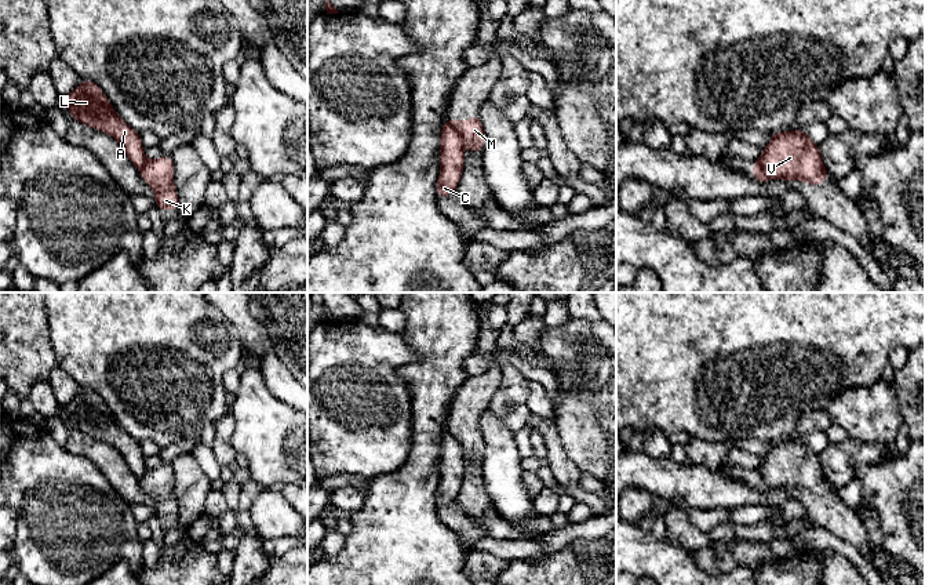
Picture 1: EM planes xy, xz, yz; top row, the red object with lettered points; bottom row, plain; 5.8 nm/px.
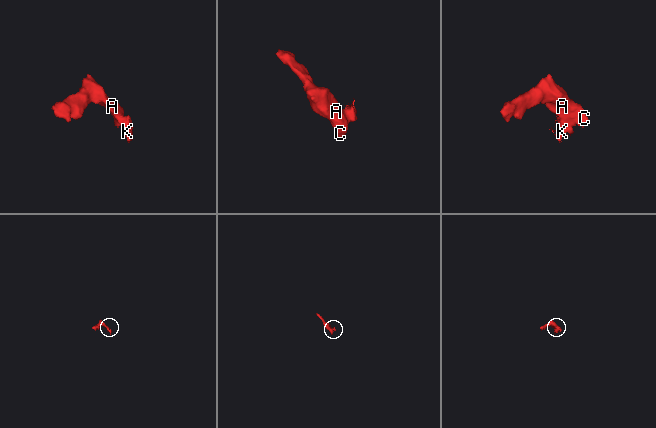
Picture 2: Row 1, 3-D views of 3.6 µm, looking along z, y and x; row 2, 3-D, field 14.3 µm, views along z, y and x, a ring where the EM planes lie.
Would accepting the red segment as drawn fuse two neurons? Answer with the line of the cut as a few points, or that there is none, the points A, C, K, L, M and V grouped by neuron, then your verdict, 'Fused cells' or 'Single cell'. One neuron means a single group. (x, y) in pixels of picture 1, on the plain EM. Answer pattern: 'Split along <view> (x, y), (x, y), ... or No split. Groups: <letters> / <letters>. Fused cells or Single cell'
Split along xz (447, 429), (463, 450). Groups: A C L V / K M. Fused cells

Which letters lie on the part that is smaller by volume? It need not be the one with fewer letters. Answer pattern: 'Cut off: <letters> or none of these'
Cut off: K, M

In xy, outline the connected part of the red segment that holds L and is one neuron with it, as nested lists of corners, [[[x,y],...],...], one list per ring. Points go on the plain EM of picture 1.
[[[83,388],[79,396],[61,408],[68,414],[72,429],[112,444],[138,479],[146,473],[141,443],[119,425],[96,392]]]

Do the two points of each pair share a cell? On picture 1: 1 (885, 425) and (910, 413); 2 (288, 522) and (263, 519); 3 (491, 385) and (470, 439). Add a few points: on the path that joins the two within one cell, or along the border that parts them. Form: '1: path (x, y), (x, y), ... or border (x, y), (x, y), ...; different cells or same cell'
1: border (892, 385), (902, 424); different cells
2: path (283, 520), (269, 519); same cell
3: path (477, 399), (470, 406), (470, 425); same cell

